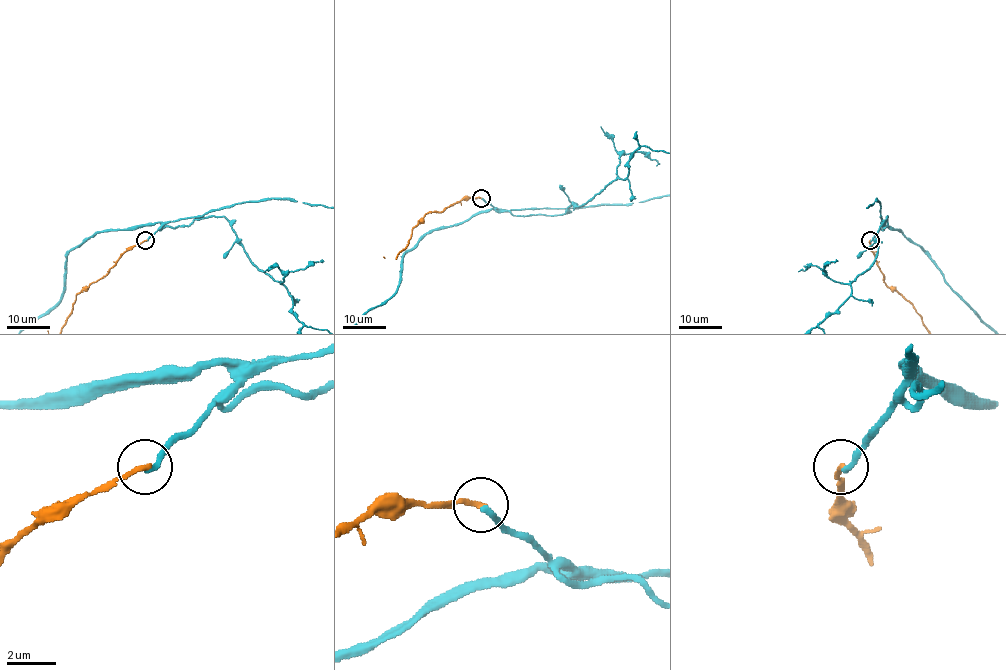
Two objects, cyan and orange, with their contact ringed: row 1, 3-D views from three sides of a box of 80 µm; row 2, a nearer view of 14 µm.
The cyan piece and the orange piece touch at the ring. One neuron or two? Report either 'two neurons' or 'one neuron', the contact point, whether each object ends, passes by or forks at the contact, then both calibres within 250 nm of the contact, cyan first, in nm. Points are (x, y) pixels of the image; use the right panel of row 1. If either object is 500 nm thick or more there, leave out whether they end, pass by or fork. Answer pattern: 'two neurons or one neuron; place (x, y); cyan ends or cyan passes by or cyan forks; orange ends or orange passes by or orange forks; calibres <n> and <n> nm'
two neurons; place (870, 240); cyan ends; orange ends; calibres 200 and 220 nm

